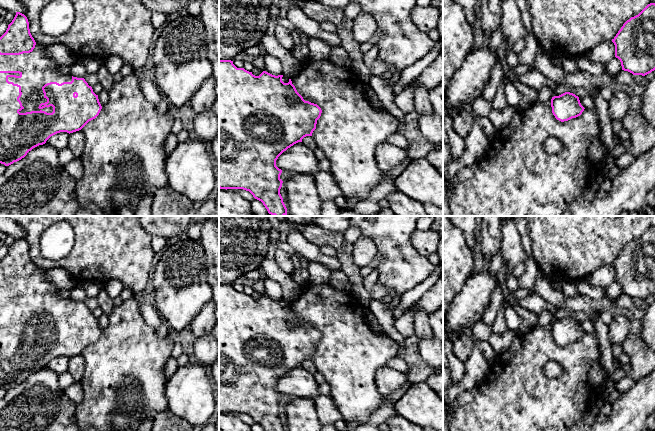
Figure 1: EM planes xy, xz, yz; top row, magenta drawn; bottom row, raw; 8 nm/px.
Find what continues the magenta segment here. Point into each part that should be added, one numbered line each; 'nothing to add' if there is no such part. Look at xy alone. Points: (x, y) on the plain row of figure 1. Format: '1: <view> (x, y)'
1: xy (38, 293)

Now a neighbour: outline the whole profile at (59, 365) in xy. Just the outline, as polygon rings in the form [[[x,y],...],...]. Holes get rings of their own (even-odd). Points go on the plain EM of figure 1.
[[[60,356],[60,357],[57,357],[57,358],[51,360],[46,365],[46,368],[55,372],[57,375],[60,375],[60,374],[68,371],[68,364],[69,364],[69,357]]]

